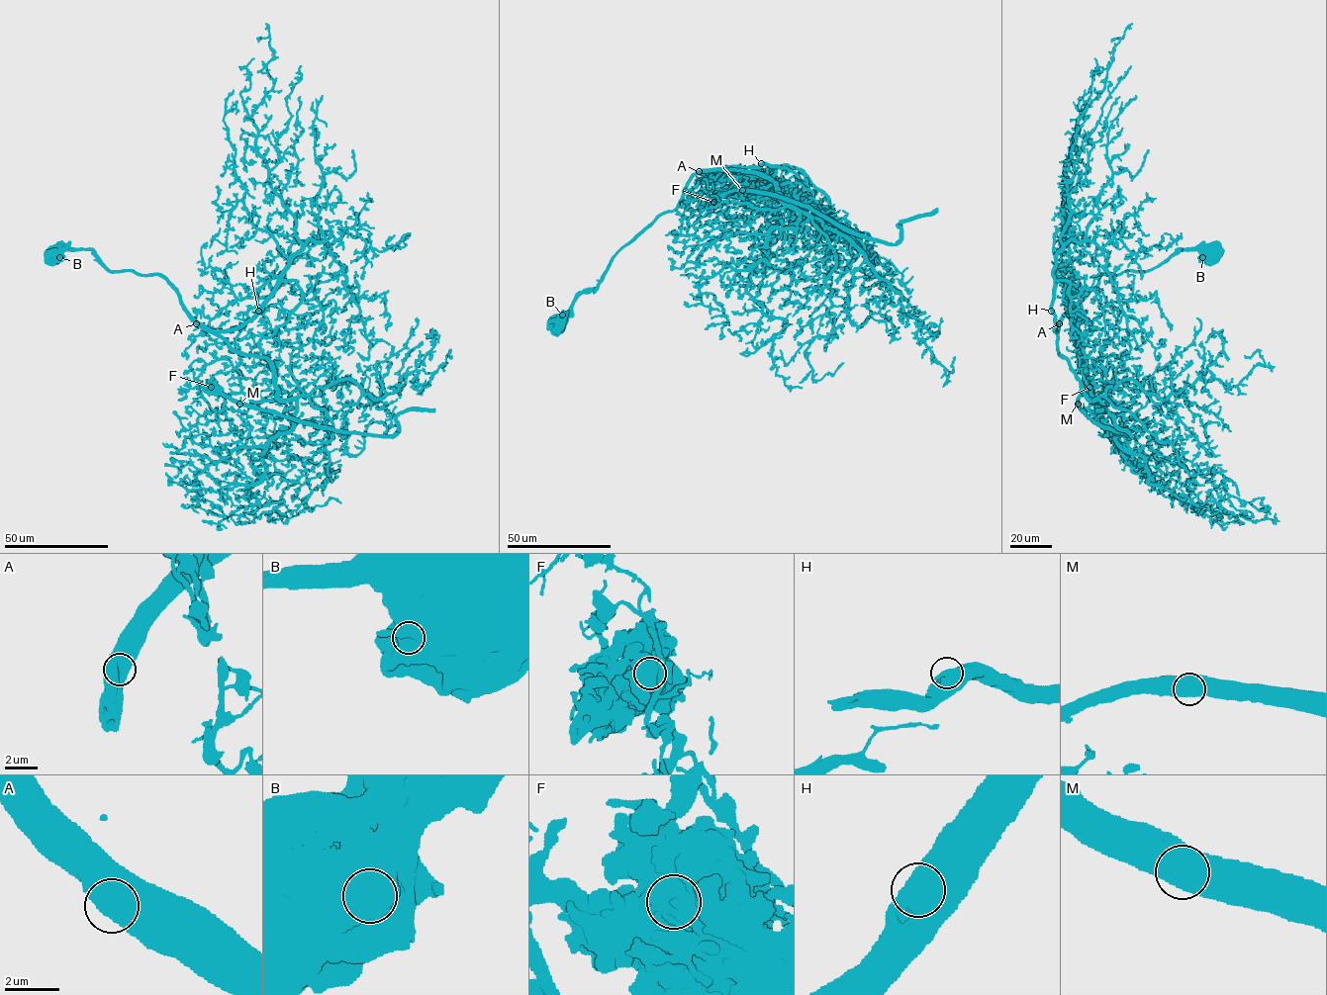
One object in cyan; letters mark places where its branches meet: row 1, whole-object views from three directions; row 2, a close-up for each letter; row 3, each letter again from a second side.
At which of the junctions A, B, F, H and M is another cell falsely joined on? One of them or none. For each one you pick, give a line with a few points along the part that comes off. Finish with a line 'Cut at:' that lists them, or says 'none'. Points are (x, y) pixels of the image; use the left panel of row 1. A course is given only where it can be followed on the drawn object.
F: foreign part runs (211, 387), (241, 404), (273, 409), (319, 426), (377, 435), (398, 431), (396, 416), (400, 412), (434, 411)
Cut at: F

